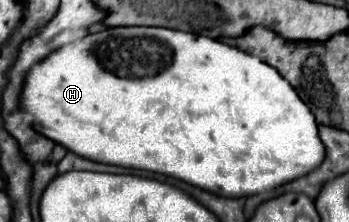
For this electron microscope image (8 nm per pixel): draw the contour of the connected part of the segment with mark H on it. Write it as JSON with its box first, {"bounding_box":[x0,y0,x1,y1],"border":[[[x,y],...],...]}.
{"bounding_box":[20,27,326,197],"border":[[[110,27],[102,33],[92,33],[76,43],[70,43],[68,47],[62,47],[60,51],[54,51],[52,55],[48,55],[48,59],[40,61],[28,73],[20,107],[24,113],[32,115],[32,121],[36,123],[42,135],[48,135],[52,141],[62,143],[66,149],[86,159],[164,173],[164,175],[182,179],[190,185],[212,191],[216,195],[222,195],[222,197],[252,197],[264,191],[272,191],[280,185],[286,185],[290,181],[296,181],[312,173],[326,159],[324,143],[320,141],[320,135],[318,135],[316,117],[312,115],[310,107],[300,99],[296,89],[284,77],[280,77],[280,73],[274,67],[266,65],[264,61],[236,47],[224,45],[204,35],[192,35],[186,31],[174,31],[174,29],[164,29],[164,27]]]}

